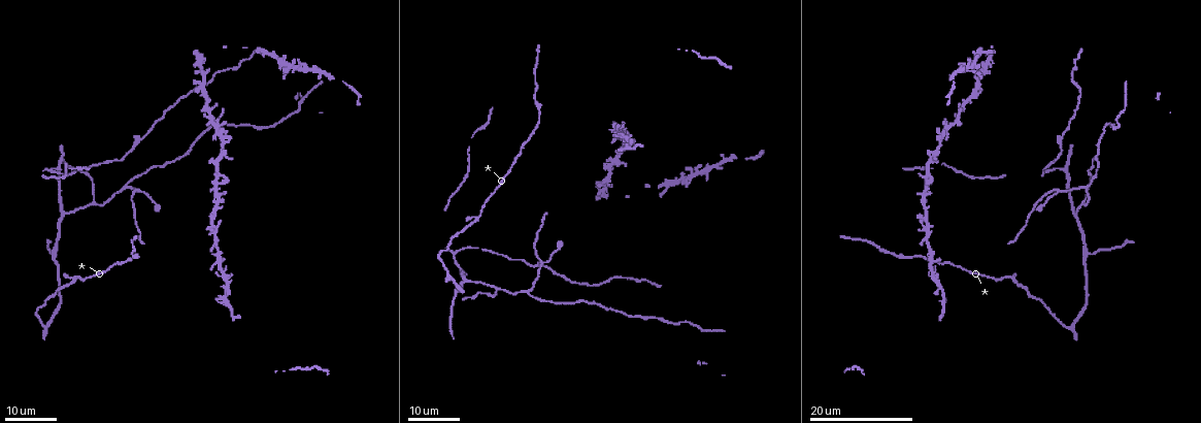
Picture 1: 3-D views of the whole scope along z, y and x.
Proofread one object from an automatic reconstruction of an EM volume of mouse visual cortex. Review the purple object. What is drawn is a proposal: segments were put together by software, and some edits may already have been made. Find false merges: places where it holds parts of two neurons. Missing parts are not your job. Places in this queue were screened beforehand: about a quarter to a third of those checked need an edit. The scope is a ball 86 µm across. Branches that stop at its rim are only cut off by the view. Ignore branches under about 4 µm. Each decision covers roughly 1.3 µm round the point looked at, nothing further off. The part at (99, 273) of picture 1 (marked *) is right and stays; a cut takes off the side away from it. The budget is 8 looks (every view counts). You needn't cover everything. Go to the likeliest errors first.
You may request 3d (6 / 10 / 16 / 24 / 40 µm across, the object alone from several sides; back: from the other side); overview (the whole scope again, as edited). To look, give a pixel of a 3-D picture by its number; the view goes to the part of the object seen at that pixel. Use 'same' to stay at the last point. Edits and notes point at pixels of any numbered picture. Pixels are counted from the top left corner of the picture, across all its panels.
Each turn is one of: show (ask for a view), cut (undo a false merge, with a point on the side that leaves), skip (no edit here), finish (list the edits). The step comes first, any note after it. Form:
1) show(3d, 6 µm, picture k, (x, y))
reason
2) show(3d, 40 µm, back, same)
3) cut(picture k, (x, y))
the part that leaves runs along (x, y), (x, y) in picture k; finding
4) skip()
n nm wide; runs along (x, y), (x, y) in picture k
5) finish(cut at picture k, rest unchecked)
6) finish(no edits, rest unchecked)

show(3d, 24 µm, picture 1, (128, 185))
branch point

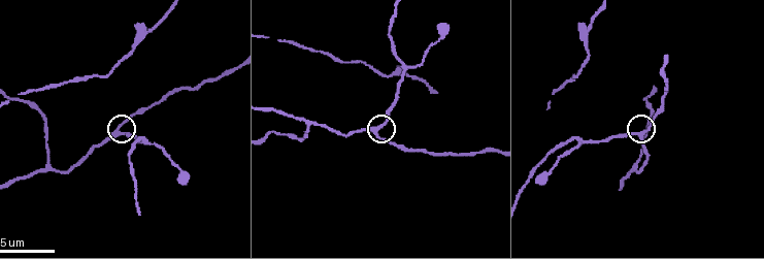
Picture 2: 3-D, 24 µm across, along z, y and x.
show(3d, 10 µm, picture 2, (644, 131))

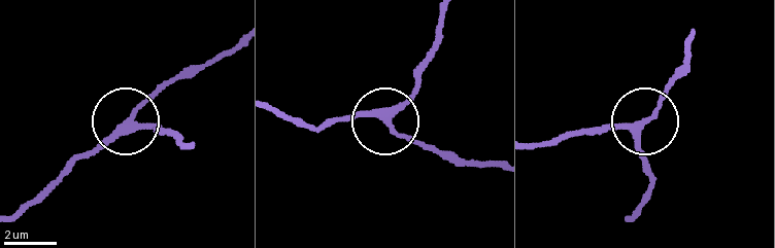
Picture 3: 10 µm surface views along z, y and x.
skip()
230 nm wide; runs along (628, 216), (647, 182), (643, 126), (577, 130) in picture 3; continuous, no second neuron

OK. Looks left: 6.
show(3d, 16 µm, picture 1, (933, 270))

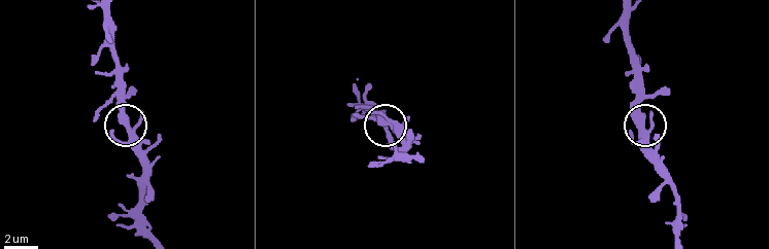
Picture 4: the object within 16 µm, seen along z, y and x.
show(3d, 6 µm, picture 4, (128, 128))
closer look

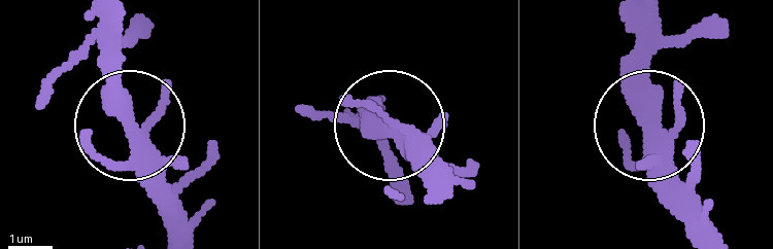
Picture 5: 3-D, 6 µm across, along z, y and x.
show(3d, 6 µm, back, picture 5, (130, 132))

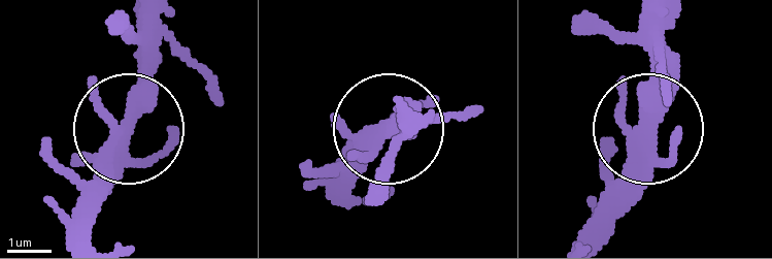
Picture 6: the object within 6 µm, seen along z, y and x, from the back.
skip()
all the same neuron

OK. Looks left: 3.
show(3d, 16 µm, picture 1, (927, 245))
branch point

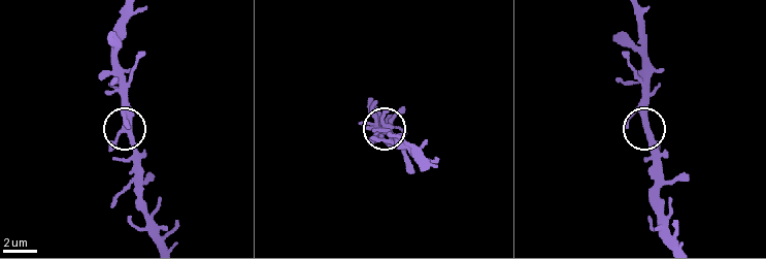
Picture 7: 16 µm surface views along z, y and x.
show(3d, 10 µm, picture 7, (648, 129))

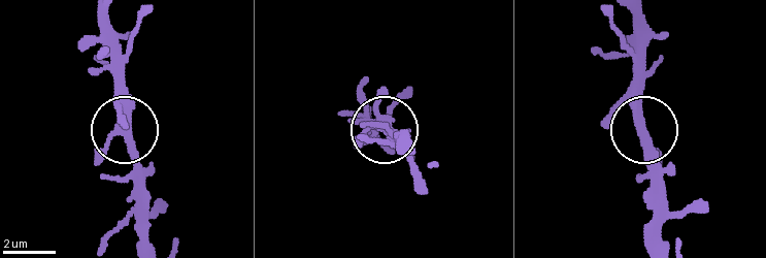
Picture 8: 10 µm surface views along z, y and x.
skip()
300 nm wide; continuous, no second neuron

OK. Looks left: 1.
show(3d, 6 µm, picture 2, (146, 140))
three arms meet

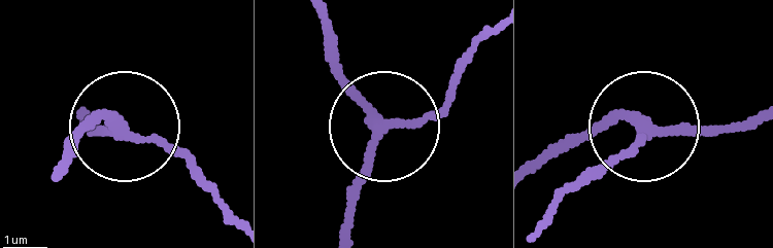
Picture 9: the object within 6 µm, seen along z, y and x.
skip()
runs along (344, 234), (377, 135), (433, 112), (463, 72) in picture 9; all the same neuron

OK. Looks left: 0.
finish(no edits, rest unchecked)

